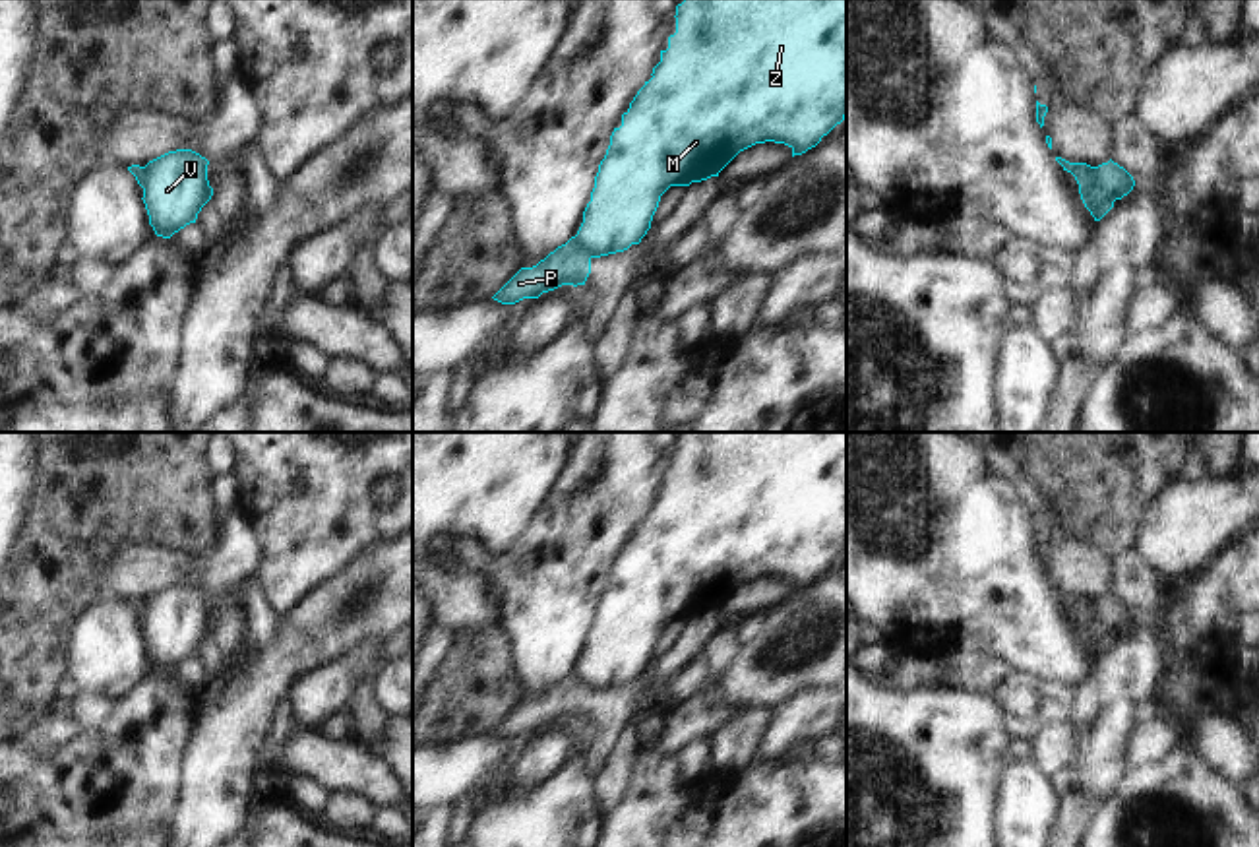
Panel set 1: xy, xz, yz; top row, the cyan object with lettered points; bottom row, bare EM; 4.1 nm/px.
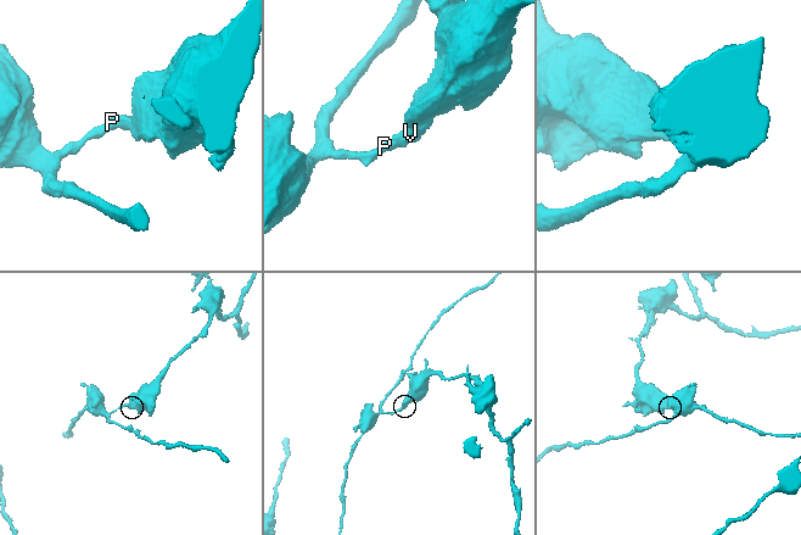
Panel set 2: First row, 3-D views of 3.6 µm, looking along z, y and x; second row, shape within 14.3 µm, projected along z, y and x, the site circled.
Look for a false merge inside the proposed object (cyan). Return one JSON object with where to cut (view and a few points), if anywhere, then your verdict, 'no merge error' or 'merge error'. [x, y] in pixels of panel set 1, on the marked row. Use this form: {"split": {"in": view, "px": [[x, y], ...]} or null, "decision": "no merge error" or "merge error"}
{"split": {"in": "yz", "px": [[1091, 167], [1093, 181], [1114, 200]]}, "decision": "merge error"}

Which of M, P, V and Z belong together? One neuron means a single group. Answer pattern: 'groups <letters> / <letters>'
groups M V Z / P

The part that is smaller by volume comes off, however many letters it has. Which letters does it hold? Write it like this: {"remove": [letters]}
{"remove": ["P"]}

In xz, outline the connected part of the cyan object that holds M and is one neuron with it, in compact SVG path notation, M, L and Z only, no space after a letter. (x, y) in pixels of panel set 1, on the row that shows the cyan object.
M684 0L676 6L676 33L668 37L668 48L660 50L660 62L653 68L653 78L637 91L630 109L622 114L622 126L614 128L610 145L599 165L591 202L583 211L583 223L577 231L579 246L591 256L600 258L628 250L639 244L651 229L653 215L660 196L670 186L690 186L719 173L744 149L775 141L784 143L794 155L815 147L846 116L846 0Z

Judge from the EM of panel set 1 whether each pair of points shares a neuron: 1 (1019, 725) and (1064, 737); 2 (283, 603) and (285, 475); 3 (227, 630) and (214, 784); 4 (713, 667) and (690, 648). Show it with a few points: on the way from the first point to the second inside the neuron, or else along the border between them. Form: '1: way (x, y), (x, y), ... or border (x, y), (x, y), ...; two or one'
1: border (1070, 721), (1046, 725), (1031, 741); two
2: way (285, 572), (285, 506); one
3: border (246, 658), (233, 675); two
4: border (723, 623), (698, 656); two

